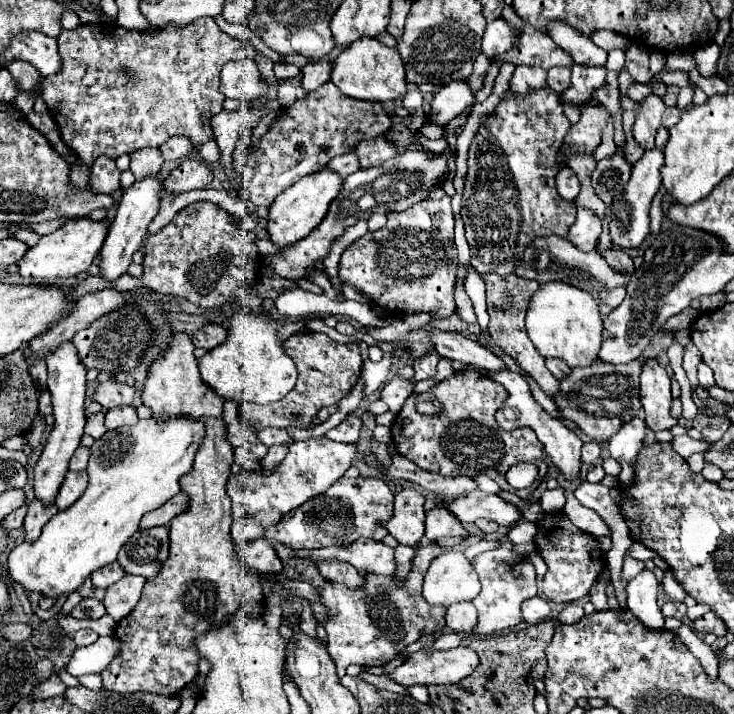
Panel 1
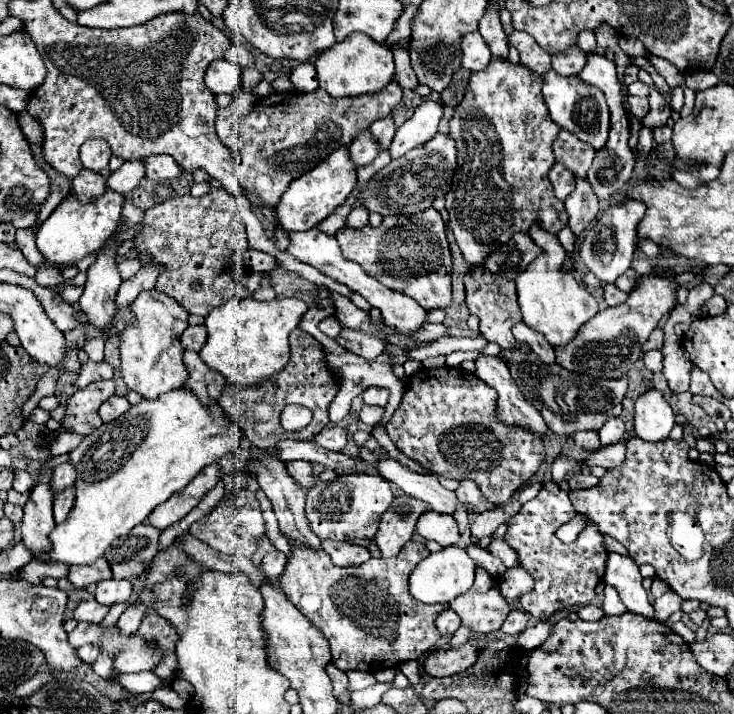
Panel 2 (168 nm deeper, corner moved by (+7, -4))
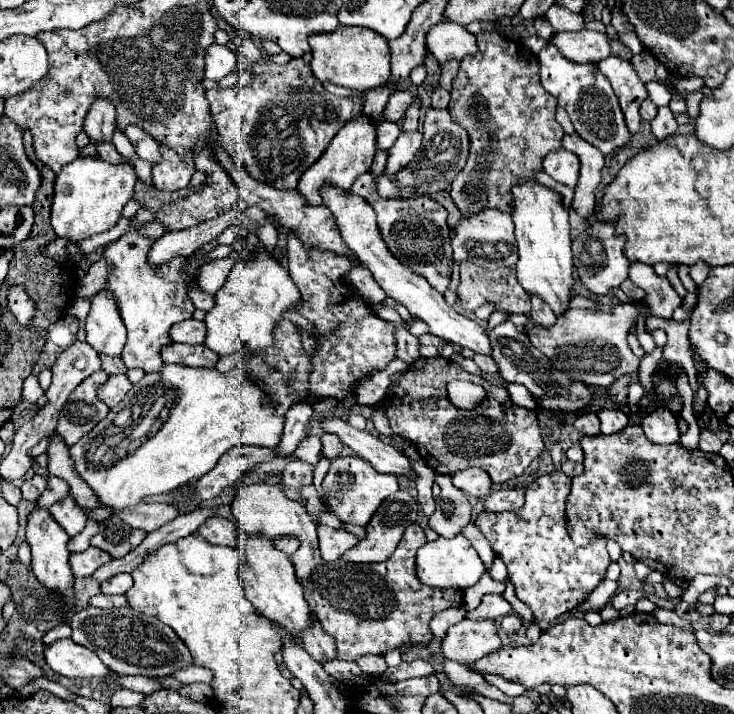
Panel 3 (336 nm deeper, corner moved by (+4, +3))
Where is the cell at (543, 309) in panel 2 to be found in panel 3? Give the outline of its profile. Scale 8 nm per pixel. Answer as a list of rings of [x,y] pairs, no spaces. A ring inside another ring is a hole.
[[[535,180],[519,182],[513,188],[513,224],[515,240],[519,248],[517,280],[519,284],[543,298],[555,314],[563,314],[573,294],[573,258],[571,258],[571,236],[569,236],[569,212],[563,206],[563,198],[553,188],[547,188]]]

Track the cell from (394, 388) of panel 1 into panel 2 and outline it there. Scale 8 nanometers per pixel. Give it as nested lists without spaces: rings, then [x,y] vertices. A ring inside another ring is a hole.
[[[368,387],[364,391],[364,403],[368,405],[378,405],[378,407],[386,407],[388,405],[388,389],[382,389],[382,387]]]

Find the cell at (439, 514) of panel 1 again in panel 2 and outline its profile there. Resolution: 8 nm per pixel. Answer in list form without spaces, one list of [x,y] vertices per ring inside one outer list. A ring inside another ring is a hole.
[[[424,511],[416,523],[418,535],[424,539],[438,541],[442,547],[450,547],[458,543],[458,525],[456,519],[450,515],[442,515],[436,511]]]

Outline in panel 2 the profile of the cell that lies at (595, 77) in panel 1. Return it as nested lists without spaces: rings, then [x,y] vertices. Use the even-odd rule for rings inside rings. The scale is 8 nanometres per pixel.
[[[552,69],[542,79],[542,95],[546,101],[546,107],[550,111],[550,117],[566,131],[574,133],[578,139],[590,143],[594,149],[604,147],[608,139],[608,127],[610,127],[610,111],[604,99],[604,93],[600,89],[594,89],[592,85],[580,81],[580,77],[560,77]]]

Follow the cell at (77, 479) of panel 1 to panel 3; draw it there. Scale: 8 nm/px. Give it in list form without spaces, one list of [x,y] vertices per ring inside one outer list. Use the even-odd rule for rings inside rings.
[[[71,496],[55,502],[55,504],[49,508],[49,514],[53,516],[53,520],[55,520],[69,536],[79,534],[79,532],[85,528],[85,522],[87,522],[87,516],[83,514],[83,510],[79,510],[79,506],[75,504],[75,500],[73,500]]]

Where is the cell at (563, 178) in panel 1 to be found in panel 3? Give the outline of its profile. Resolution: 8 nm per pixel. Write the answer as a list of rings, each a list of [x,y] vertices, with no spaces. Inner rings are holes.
[[[565,148],[553,150],[543,160],[543,170],[553,180],[557,180],[559,184],[565,184],[569,188],[575,188],[577,178],[579,178],[579,158],[575,158],[575,154],[567,152]]]

